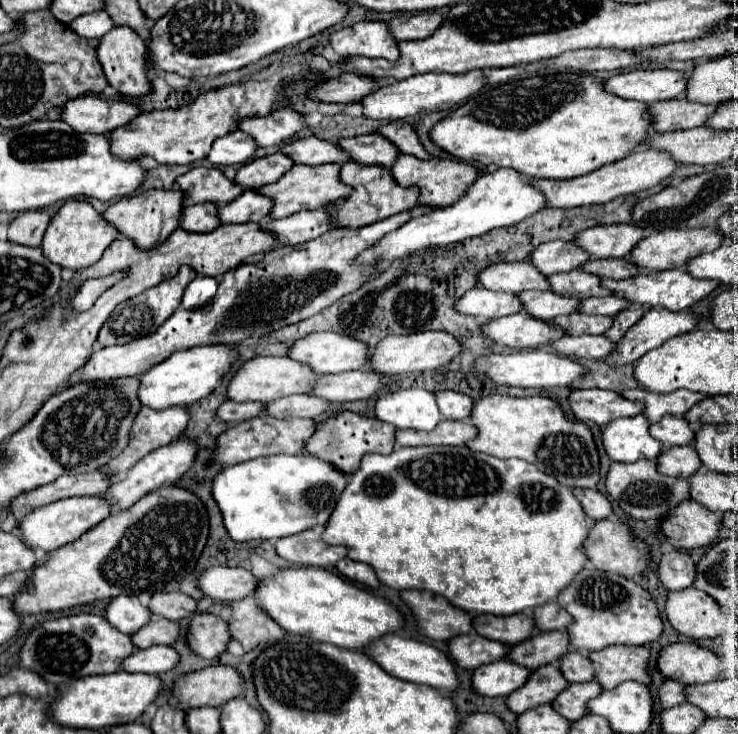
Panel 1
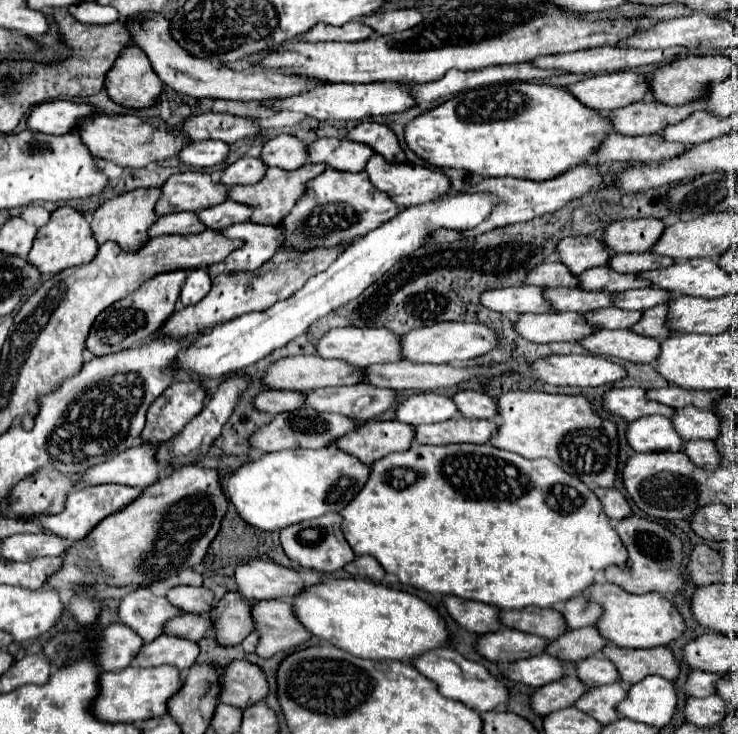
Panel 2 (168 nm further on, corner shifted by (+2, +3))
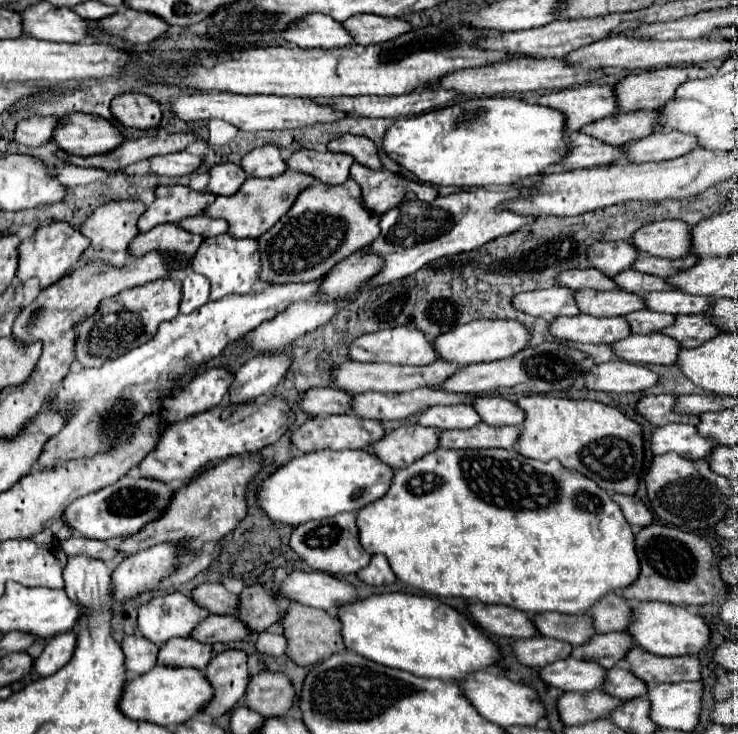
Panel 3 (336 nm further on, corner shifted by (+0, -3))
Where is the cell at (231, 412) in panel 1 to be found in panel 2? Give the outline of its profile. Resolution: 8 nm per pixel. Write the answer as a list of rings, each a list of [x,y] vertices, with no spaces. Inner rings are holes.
[[[268,390],[254,400],[256,408],[268,414],[290,412],[302,408],[304,402],[306,402],[306,392],[292,392],[292,390]]]

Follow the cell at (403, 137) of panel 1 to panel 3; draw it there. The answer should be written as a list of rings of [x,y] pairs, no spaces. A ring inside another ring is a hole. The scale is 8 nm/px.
[[[344,134],[340,138],[334,138],[328,144],[330,152],[344,152],[354,156],[356,162],[372,168],[372,170],[382,170],[382,162],[378,156],[376,144],[368,136],[354,136],[354,134]]]

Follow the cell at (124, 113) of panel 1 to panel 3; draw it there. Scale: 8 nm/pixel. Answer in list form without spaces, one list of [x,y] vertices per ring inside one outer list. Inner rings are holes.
[[[32,116],[32,118],[26,118],[26,120],[18,122],[14,138],[22,146],[48,144],[48,142],[52,142],[52,136],[54,136],[54,130],[56,130],[58,122],[60,122],[58,116]]]

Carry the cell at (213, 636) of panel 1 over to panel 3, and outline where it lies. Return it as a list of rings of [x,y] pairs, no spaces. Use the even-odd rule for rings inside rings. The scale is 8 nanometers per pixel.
[[[248,586],[240,594],[240,608],[236,618],[244,622],[250,632],[260,634],[266,632],[280,618],[280,610],[274,602],[274,596],[266,592],[262,586]]]

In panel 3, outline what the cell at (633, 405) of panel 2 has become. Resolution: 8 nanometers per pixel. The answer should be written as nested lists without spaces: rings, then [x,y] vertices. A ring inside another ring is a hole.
[[[642,396],[636,402],[636,412],[646,418],[652,426],[664,426],[674,422],[684,422],[684,424],[698,424],[698,416],[692,414],[676,414],[672,410],[676,396]]]

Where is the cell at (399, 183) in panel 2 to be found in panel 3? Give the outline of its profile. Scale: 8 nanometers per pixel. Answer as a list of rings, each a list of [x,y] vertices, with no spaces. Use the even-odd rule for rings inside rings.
[[[352,164],[350,178],[360,184],[364,204],[380,214],[396,208],[396,204],[400,204],[408,192],[414,192],[422,202],[430,202],[438,196],[438,190],[430,184],[404,180],[396,174],[390,174],[388,170],[376,172],[372,168],[364,168],[362,164]]]

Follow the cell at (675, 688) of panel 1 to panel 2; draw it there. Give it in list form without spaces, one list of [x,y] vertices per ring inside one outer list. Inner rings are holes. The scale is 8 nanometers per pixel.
[[[693,671],[688,678],[688,682],[686,682],[686,694],[696,696],[696,698],[710,696],[714,694],[714,684],[720,677],[721,675],[716,673]]]

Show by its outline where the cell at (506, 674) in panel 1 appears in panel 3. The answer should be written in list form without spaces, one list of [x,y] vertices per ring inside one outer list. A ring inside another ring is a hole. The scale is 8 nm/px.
[[[572,656],[564,660],[556,660],[538,670],[538,676],[542,682],[554,688],[560,688],[564,692],[566,690],[586,692],[586,690],[600,688],[604,682],[604,674],[606,670],[596,662],[576,660]]]

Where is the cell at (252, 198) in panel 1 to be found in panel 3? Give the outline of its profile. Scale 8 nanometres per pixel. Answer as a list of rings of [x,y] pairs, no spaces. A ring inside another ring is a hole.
[[[196,216],[196,218],[186,218],[180,222],[180,226],[192,234],[200,234],[204,238],[208,236],[218,236],[228,232],[228,222],[220,218],[210,218],[210,216]]]

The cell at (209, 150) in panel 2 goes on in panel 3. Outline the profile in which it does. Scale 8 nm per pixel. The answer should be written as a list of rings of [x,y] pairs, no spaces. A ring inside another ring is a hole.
[[[182,150],[166,156],[154,156],[150,160],[150,170],[158,176],[184,176],[198,172],[200,164],[202,164],[202,156]]]

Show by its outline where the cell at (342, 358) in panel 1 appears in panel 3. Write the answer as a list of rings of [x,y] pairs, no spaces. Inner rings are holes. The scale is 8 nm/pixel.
[[[396,326],[372,334],[358,336],[348,348],[350,360],[388,362],[406,366],[426,366],[436,360],[432,344],[416,328]],[[422,360],[422,362],[414,362]]]

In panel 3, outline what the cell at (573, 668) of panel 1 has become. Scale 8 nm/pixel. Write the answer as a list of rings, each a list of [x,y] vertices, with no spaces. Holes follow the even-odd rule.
[[[614,666],[608,670],[608,680],[604,680],[602,690],[610,696],[616,696],[618,700],[630,700],[646,694],[646,684],[632,676],[628,670]]]

